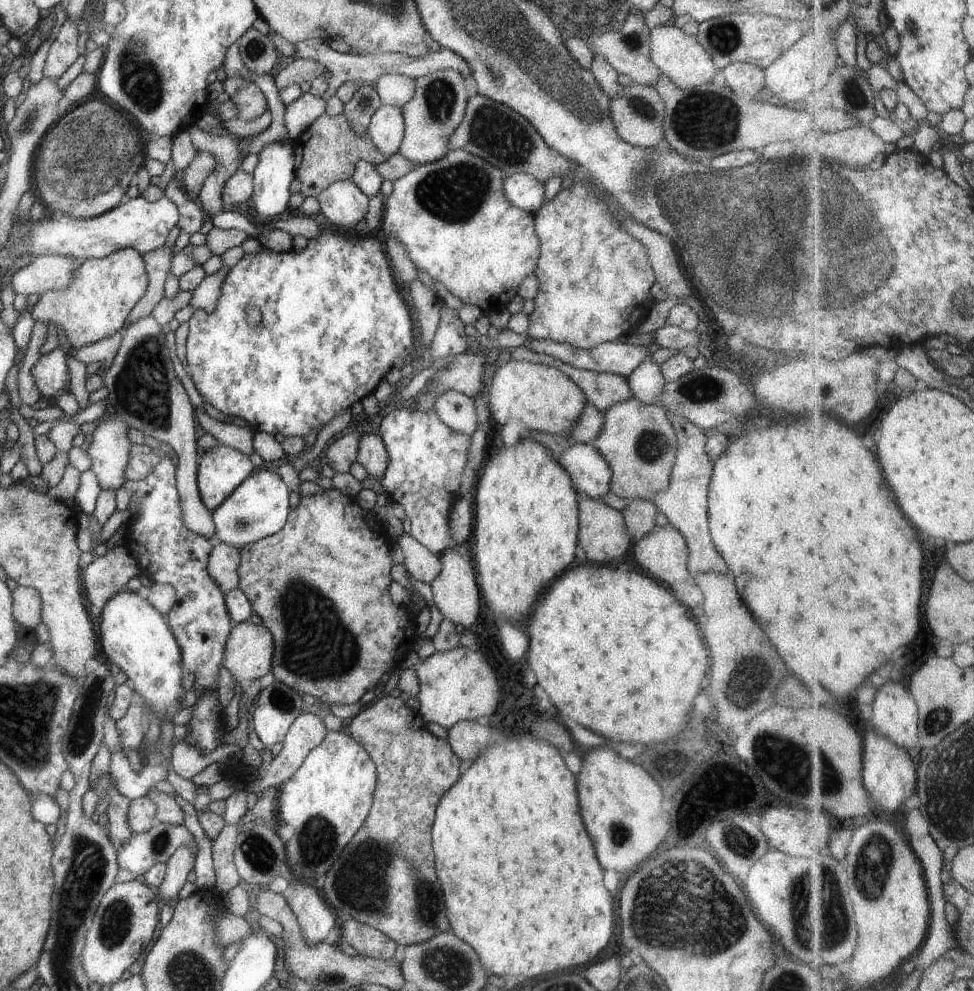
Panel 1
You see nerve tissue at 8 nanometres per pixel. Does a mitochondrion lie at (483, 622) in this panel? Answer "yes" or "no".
no

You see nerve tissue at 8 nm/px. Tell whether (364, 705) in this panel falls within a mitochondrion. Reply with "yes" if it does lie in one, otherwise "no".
no

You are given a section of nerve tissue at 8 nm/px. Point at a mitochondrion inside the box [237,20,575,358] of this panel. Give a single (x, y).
(457, 193)

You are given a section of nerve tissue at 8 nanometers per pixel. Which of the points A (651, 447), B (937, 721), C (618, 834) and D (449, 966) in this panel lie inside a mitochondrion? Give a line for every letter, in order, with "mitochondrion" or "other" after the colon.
A: mitochondrion
B: mitochondrion
C: mitochondrion
D: mitochondrion

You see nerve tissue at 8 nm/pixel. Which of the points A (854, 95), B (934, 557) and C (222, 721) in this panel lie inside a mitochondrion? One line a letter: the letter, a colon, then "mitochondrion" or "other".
A: mitochondrion
B: other
C: other

